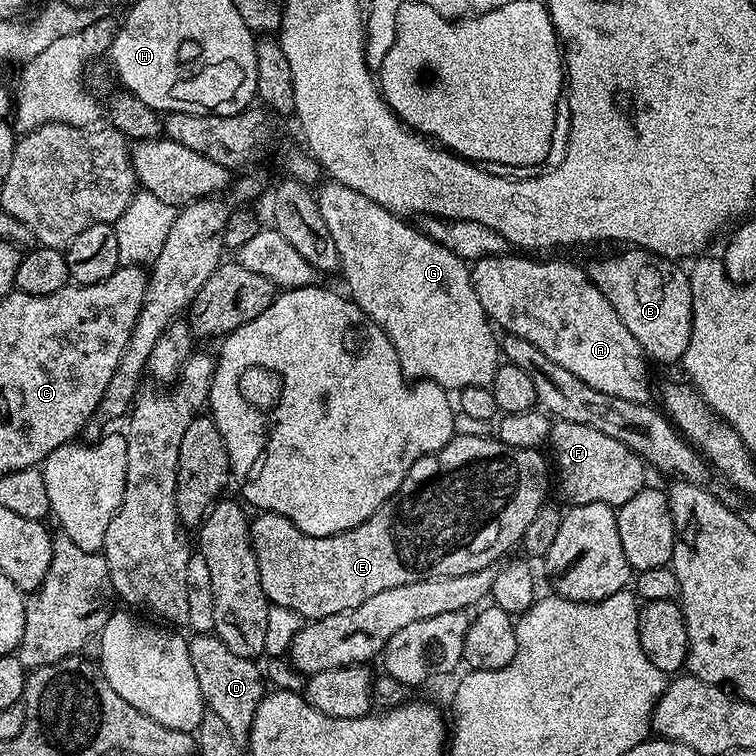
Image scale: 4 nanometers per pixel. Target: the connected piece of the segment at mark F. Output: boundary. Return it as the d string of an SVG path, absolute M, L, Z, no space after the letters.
M565 420L555 421L551 428L548 448L549 451L550 449L552 450L552 456L550 452L550 460L554 471L554 492L557 492L559 498L566 502L565 505L588 505L590 502L602 502L604 505L610 505L617 508L628 502L634 494L640 493L641 490L647 485L648 480L646 480L646 471L648 470L641 457L637 455L636 452L629 450L624 443L618 442L617 439L610 438L609 435L602 434L601 431L595 430L594 427L584 426L582 423L566 422Z

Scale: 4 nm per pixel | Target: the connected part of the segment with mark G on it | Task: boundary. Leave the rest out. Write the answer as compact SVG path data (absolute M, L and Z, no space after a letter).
M329 179L327 183L319 185L319 188L321 187L320 192L318 190L315 193L315 198L318 210L321 211L322 219L326 222L326 229L330 232L330 237L332 237L334 246L337 248L338 258L340 259L338 268L340 272L344 271L344 280L348 283L347 295L375 324L380 325L380 329L388 335L394 350L398 354L398 362L402 366L405 377L412 382L415 382L415 380L417 382L433 380L436 387L445 390L459 390L470 386L489 387L494 374L500 369L502 363L502 344L498 336L496 340L495 334L497 335L497 333L494 331L492 321L488 319L486 310L482 310L482 302L478 302L478 294L474 290L474 282L472 281L469 265L462 257L456 256L450 250L446 250L446 246L434 242L431 235L424 233L423 236L418 229L411 228L408 225L411 223L407 219L397 216L395 212L386 210L382 206L378 206L378 202L366 198L366 194L358 194L358 190L352 190L350 186L340 184L339 181L334 179Z

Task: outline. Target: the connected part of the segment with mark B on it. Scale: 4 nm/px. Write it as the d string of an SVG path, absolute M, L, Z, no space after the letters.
M632 246L627 250L629 252L620 252L609 260L596 260L587 265L589 278L606 294L614 310L618 310L618 318L622 318L626 330L638 338L645 356L664 364L683 361L692 329L693 281L688 281L687 274L675 260L647 252L645 248Z

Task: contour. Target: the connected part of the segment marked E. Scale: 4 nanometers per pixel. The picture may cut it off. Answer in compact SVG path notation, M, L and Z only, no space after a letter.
M453 435L452 441L446 446L442 446L442 450L418 458L418 462L414 462L414 466L410 466L402 486L398 486L398 490L394 490L392 497L378 510L374 510L374 514L370 518L366 518L366 522L350 529L349 532L339 532L333 536L306 534L302 530L298 530L298 526L294 526L294 522L290 522L282 514L260 512L256 516L253 515L248 529L252 539L252 549L258 558L258 574L262 578L262 590L266 594L269 605L286 606L286 610L294 610L299 616L304 617L305 621L321 620L330 614L338 614L350 610L354 606L362 606L362 602L366 602L366 598L371 598L381 590L390 590L390 586L406 586L410 582L418 582L422 578L431 576L470 574L474 570L493 567L501 559L499 556L503 552L510 551L515 544L517 547L523 541L526 526L530 526L534 514L538 514L538 510L546 503L544 495L550 492L550 464L545 453L544 456L542 453L543 451L534 448L511 448L503 444L499 438L493 438L491 435L484 437Z

